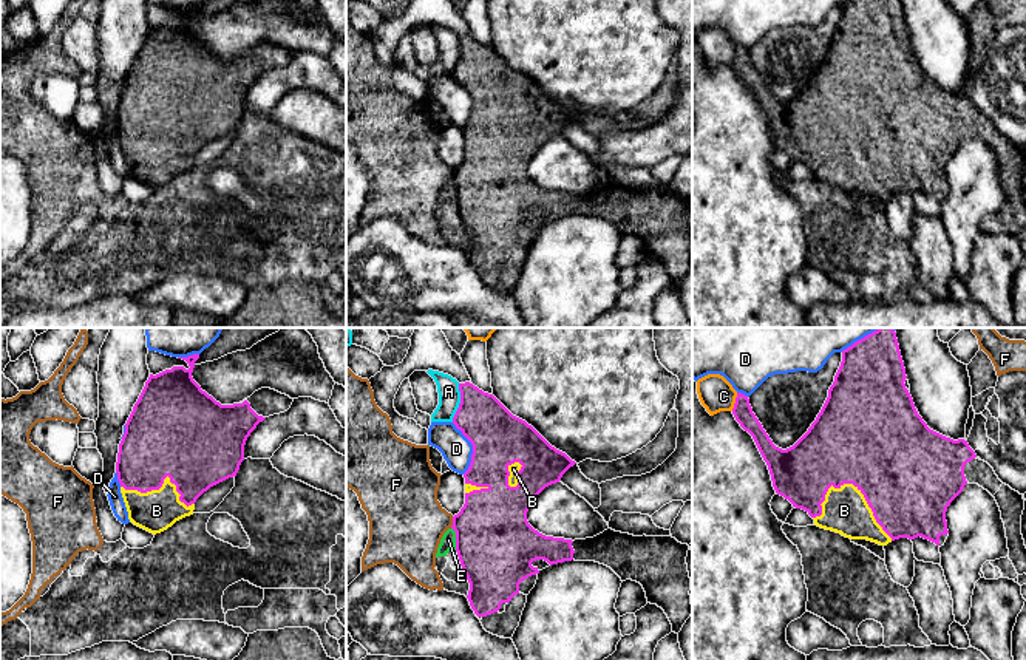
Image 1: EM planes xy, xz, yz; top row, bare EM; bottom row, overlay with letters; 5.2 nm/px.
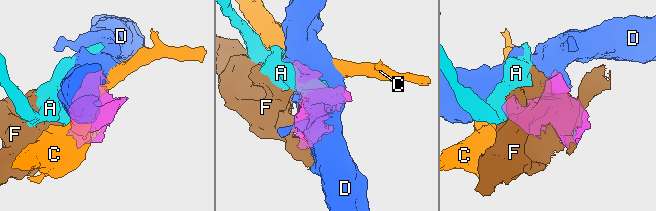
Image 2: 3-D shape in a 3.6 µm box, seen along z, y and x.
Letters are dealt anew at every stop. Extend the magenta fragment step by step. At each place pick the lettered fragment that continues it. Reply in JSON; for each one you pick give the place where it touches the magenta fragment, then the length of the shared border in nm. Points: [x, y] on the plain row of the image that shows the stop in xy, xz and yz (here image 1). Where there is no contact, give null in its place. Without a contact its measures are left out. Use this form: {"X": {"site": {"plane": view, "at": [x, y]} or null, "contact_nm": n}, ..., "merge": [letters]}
{"B": {"site": {"plane": "yz", "at": [866, 153]}, "contact_nm": 440}, "merge": ["B"]}

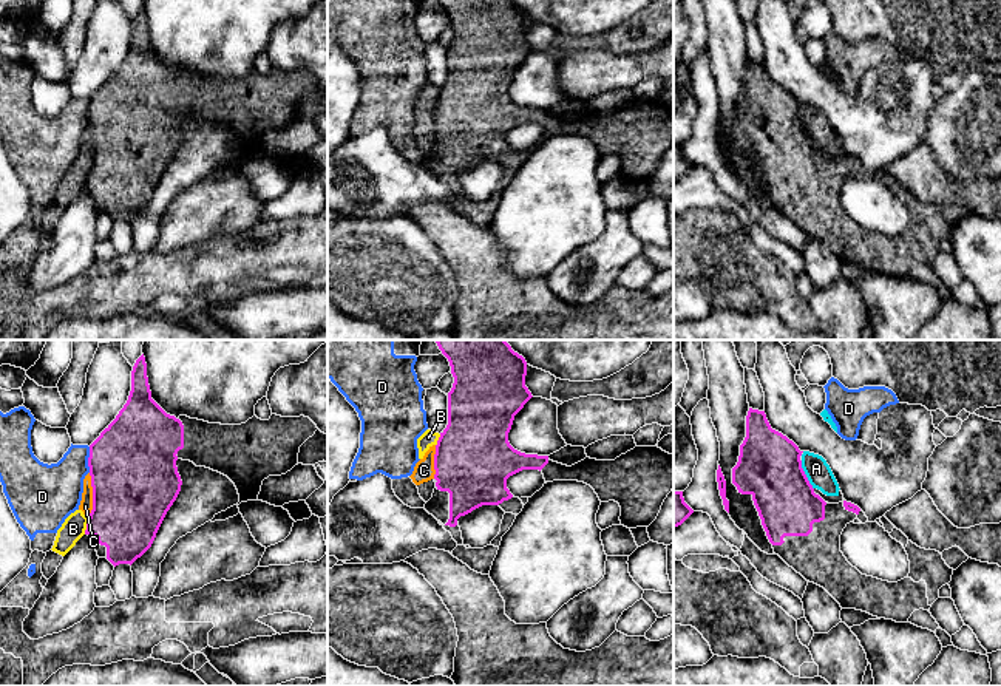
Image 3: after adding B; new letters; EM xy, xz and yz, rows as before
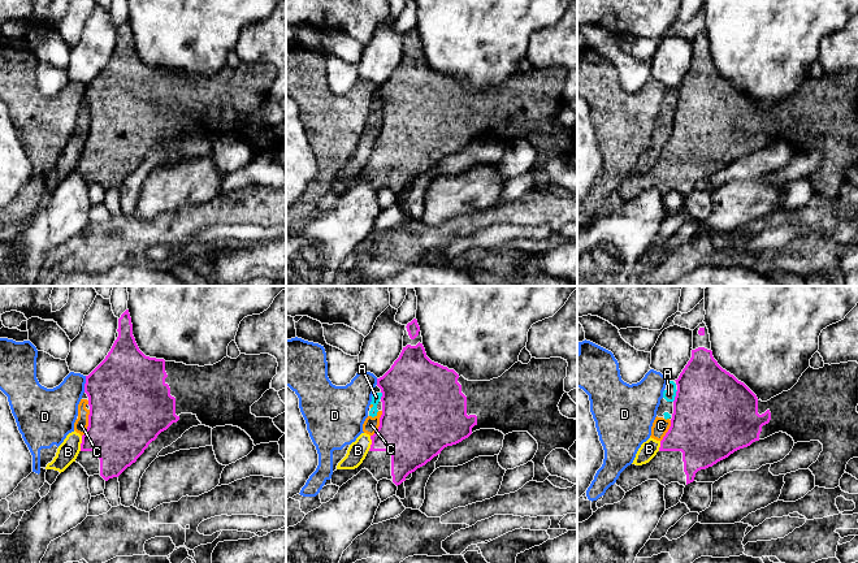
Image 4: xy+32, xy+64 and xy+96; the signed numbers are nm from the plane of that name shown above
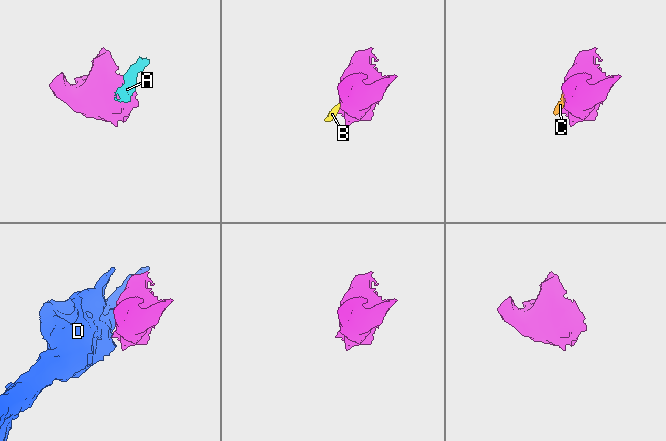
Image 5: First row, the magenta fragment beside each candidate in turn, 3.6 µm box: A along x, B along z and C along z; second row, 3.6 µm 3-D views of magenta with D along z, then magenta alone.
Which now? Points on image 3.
{"merge": []}

